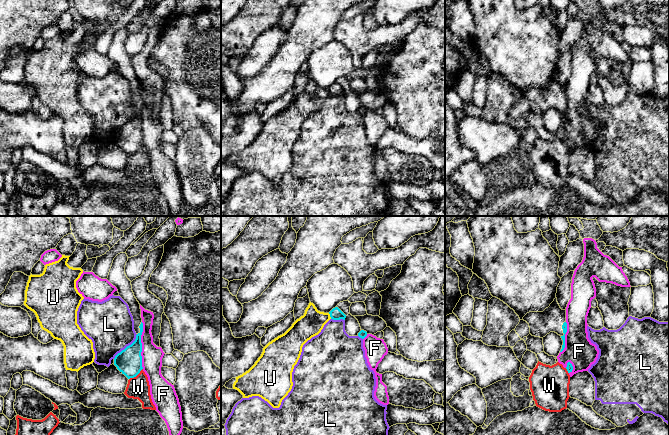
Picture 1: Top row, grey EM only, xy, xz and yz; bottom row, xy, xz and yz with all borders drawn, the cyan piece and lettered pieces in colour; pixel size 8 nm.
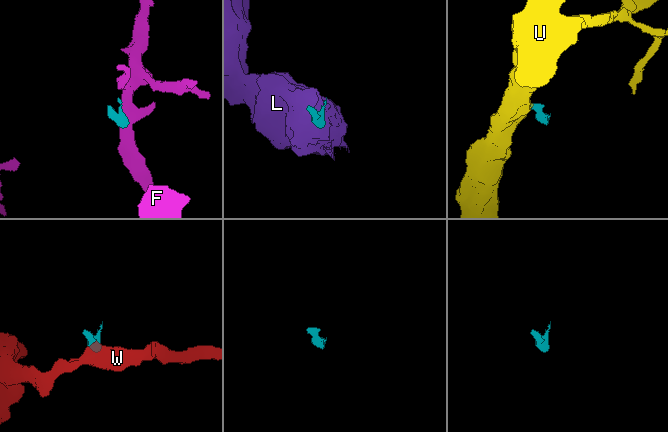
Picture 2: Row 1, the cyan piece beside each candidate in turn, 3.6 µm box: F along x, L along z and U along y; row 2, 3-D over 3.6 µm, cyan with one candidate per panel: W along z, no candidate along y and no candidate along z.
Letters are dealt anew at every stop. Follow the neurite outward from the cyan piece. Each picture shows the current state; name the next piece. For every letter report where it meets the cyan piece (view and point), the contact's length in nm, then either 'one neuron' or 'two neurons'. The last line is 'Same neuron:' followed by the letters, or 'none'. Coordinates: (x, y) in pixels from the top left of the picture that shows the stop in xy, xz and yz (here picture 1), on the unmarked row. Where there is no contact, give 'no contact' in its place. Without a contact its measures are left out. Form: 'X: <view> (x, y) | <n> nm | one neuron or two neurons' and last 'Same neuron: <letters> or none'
F: xy (141, 121) | 380 nm | two neurons
L: xy (127, 122) | 280 nm | two neurons
U: xz (330, 92) | 50 nm | two neurons
W: xy (136, 151) | 140 nm | two neurons
Same neuron: none

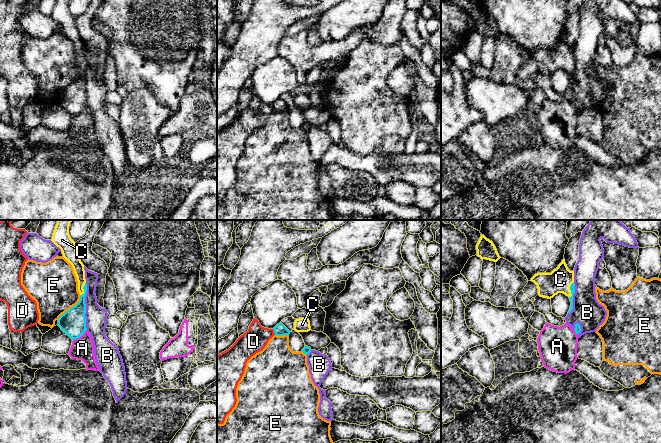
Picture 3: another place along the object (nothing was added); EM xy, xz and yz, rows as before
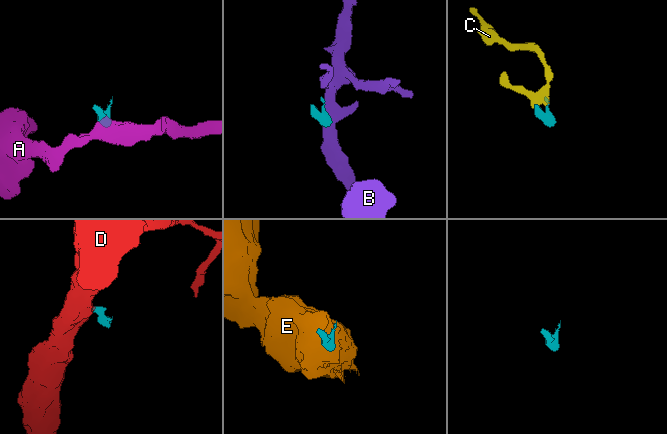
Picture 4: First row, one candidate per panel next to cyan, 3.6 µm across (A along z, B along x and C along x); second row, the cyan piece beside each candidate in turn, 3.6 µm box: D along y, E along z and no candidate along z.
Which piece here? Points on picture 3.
A: xy (80, 112) | 140 nm | two neurons
B: xy (85, 82) | 380 nm | two neurons
C: yz (570, 65) | 130 nm | one neuron
D: xz (274, 108) | 50 nm | two neurons
E: xy (71, 83) | 280 nm | two neurons
Same neuron: C

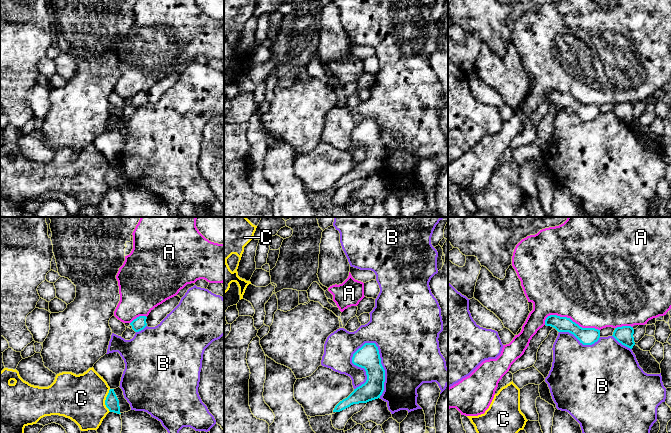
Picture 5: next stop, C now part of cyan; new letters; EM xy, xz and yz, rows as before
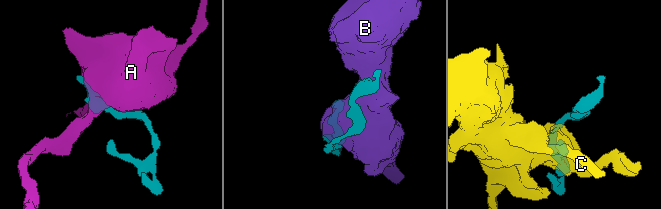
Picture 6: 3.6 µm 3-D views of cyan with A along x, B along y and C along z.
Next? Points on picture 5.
A: yz (571, 96) | 460 nm | two neurons
B: xz (382, 142) | 460 nm | two neurons
C: xy (105, 176) | 180 nm | two neurons
Same neuron: none

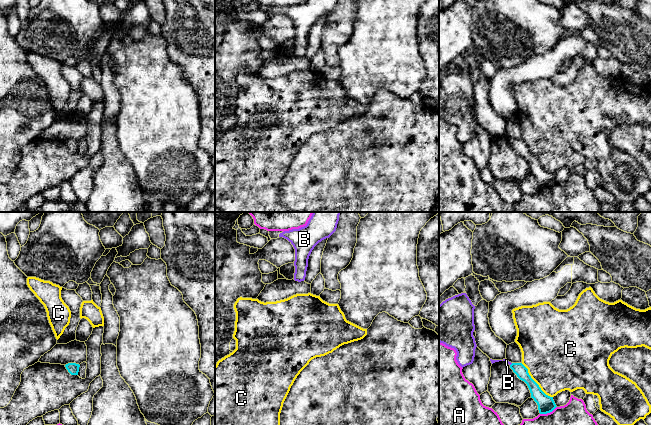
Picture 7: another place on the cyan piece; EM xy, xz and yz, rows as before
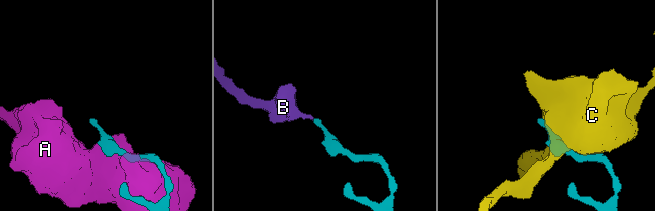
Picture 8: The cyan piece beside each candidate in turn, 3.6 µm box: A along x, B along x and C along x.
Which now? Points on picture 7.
A: yz (548, 188) | 150 nm | two neurons
B: yz (511, 140) | 30 nm | one neuron
C: yz (535, 158) | 380 nm | two neurons
Same neuron: B

